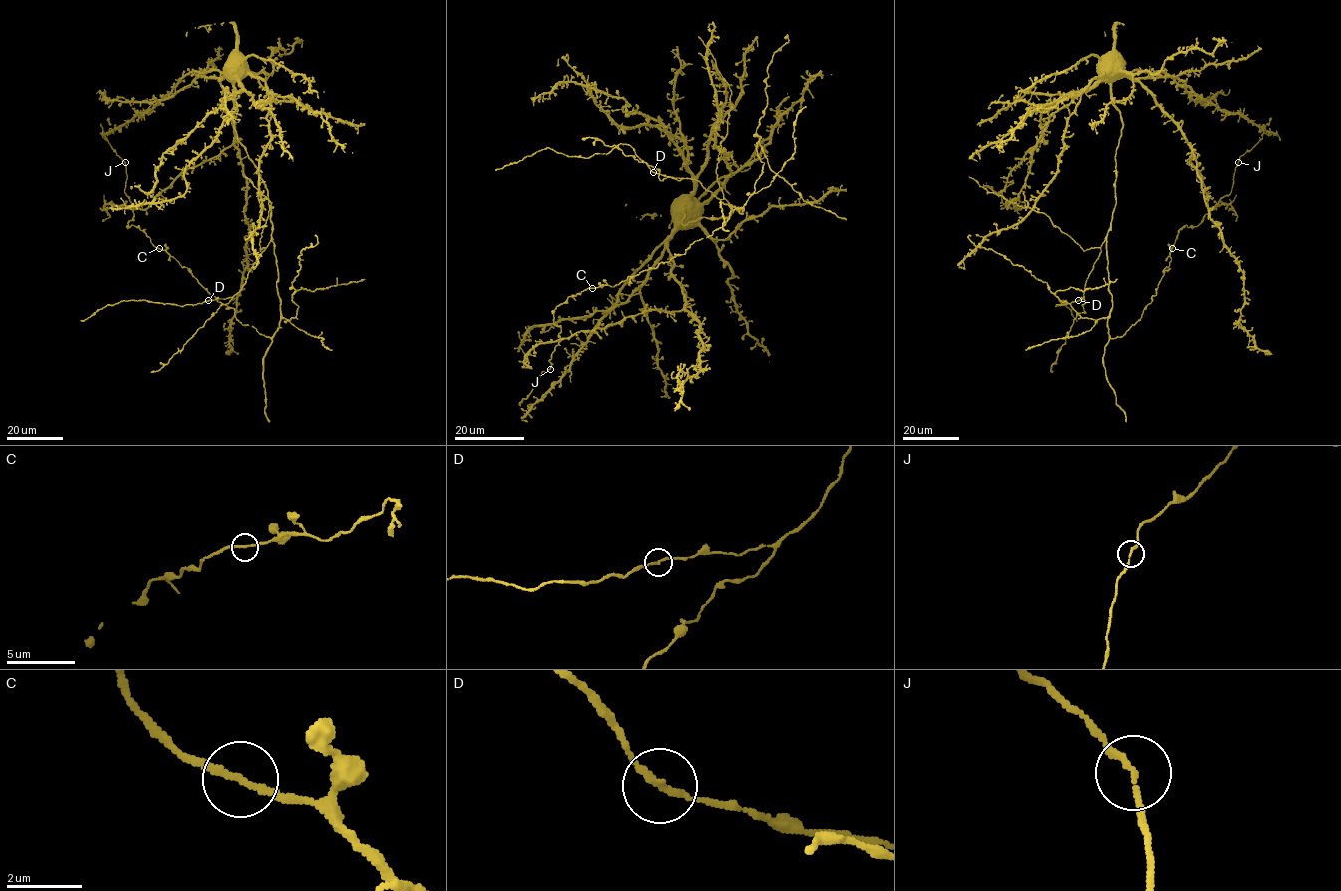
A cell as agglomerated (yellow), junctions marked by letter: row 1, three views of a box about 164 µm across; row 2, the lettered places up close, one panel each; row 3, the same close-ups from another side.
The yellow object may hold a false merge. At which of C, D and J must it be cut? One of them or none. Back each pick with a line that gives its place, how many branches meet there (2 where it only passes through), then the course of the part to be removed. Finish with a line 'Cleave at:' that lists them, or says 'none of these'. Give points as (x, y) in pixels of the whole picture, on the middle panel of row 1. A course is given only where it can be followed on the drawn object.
Cleave at: none of these

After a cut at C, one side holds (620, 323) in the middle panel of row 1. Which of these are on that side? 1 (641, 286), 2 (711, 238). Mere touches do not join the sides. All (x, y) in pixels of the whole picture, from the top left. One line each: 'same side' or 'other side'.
1: same side
2: same side

